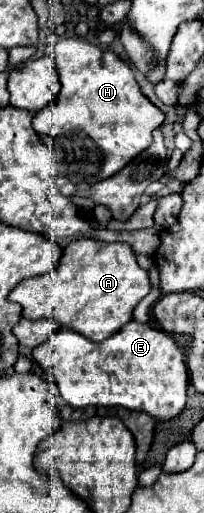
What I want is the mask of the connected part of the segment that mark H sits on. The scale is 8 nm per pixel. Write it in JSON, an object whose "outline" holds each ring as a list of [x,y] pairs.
{"outline":[[[64,38],[56,44],[56,68],[60,72],[62,90],[54,102],[34,114],[34,130],[54,150],[58,160],[58,174],[66,176],[74,184],[94,184],[110,178],[152,144],[152,132],[162,124],[164,114],[140,92],[132,68],[110,50],[100,50],[86,40]]]}

